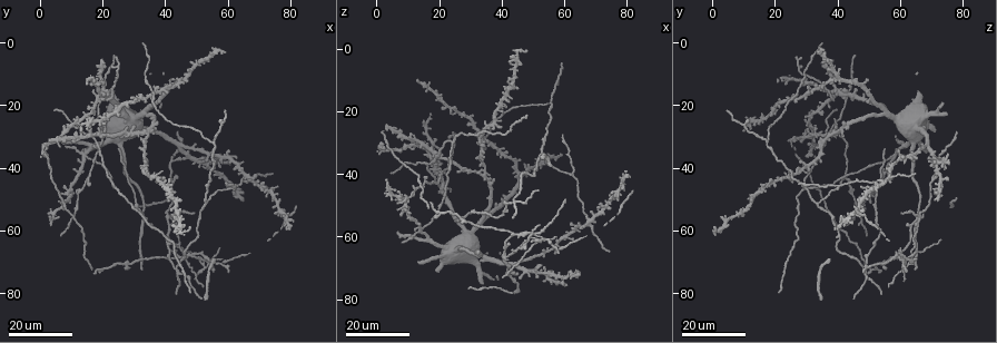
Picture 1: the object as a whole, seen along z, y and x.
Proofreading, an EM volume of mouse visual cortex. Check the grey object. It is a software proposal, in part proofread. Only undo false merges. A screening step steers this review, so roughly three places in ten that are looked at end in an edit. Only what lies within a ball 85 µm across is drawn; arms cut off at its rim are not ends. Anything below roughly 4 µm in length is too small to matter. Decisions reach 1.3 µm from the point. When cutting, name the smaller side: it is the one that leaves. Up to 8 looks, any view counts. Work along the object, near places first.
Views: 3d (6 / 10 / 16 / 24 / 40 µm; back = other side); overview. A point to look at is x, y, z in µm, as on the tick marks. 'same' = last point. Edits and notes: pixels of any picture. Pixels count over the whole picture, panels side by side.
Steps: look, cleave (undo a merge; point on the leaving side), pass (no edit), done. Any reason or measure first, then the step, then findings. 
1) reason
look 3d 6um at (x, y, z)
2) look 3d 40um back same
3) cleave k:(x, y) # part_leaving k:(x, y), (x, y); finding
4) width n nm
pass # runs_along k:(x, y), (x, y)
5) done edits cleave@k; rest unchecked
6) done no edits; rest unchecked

arms part here
look 3d 24um at (56, 31, 18)

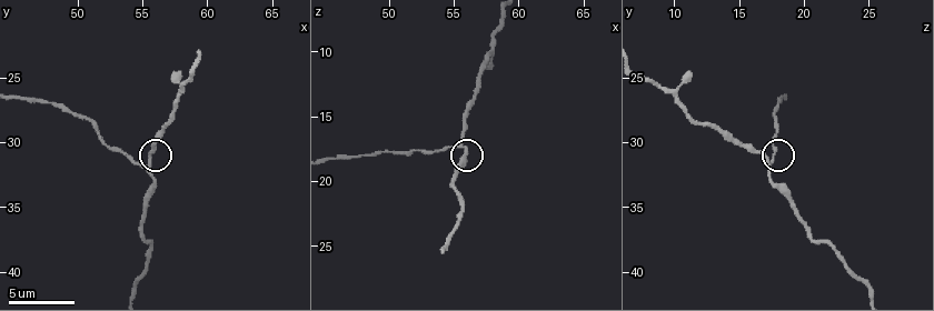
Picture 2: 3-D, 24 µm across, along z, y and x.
look 3d 6um at (55.2, 32.0, 17.2)

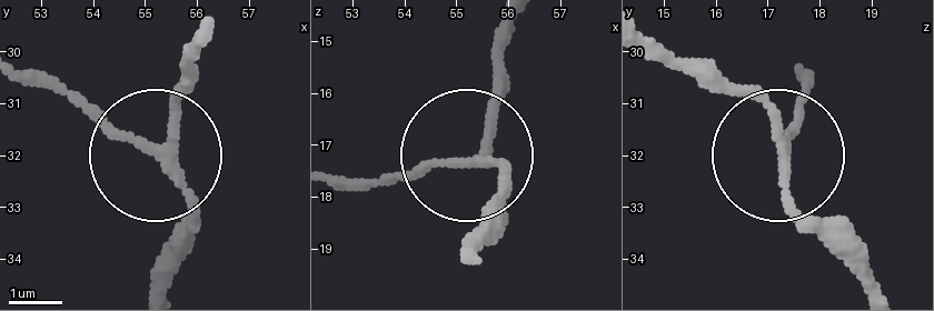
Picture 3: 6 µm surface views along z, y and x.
side_arm 19 um
pass # runs_along 3:(877, 288), (793, 194), (771, 116), (714, 67); continuous, no second neuron

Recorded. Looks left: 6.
thin arm on a thick one
look 3d 16um at (68, 43, 56)

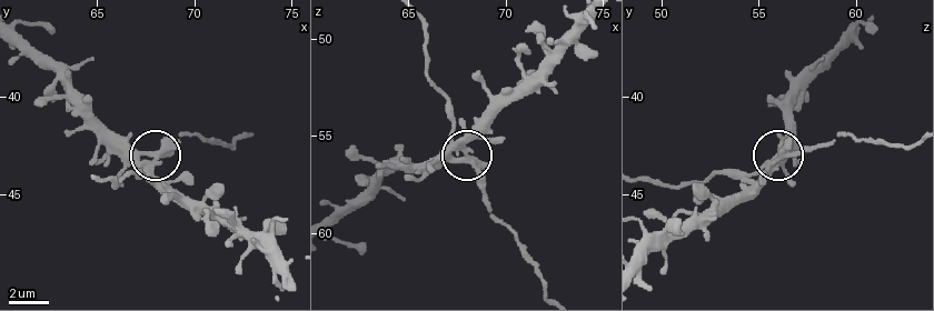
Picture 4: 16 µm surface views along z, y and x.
closer look
look 3d 6um at (68.4, 43.0, 56.1)

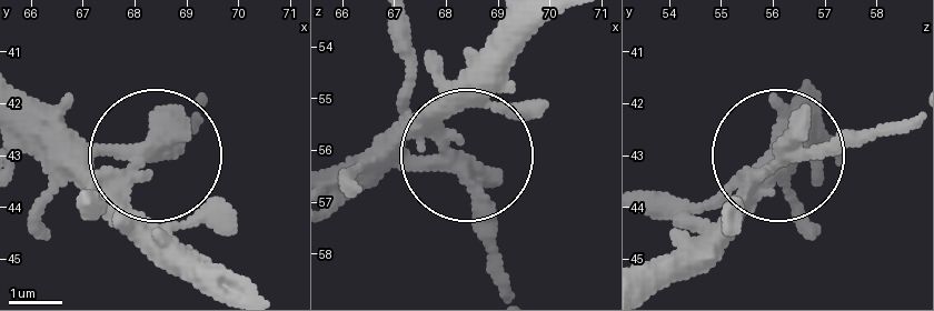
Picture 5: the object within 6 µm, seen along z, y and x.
width 320 nm
pass # continuous, no second neuron

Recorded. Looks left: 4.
two arms in line, one across
look 3d 16um at (63, 45, 41)

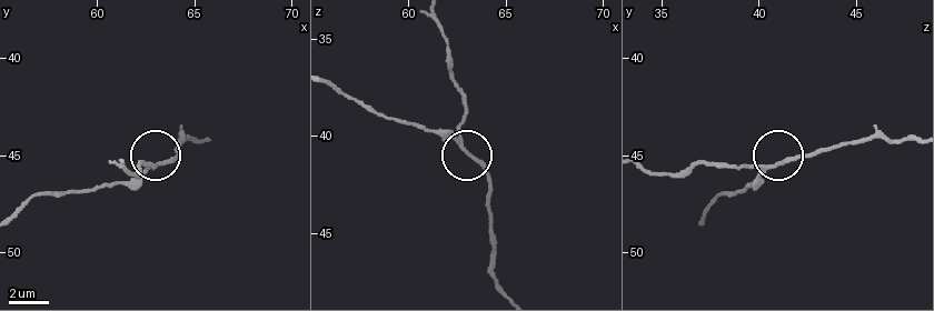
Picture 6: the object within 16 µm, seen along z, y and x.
look 3d 6um at (62.3, 45.9, 40.0)

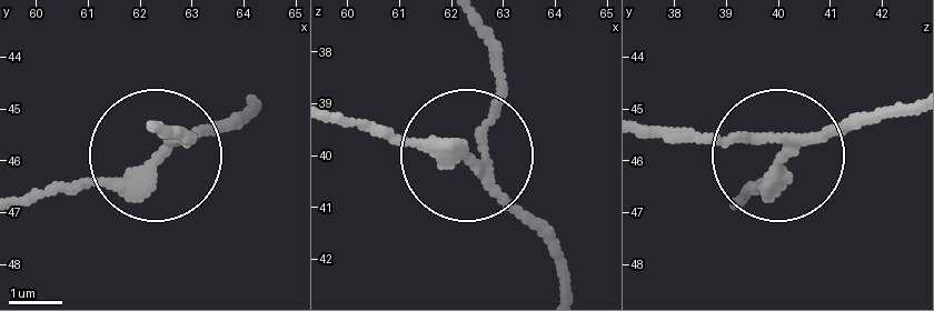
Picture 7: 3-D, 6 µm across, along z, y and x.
arms 3
cleave 7:(187, 148) # part_leaving 7:(488, 173), (502, 59), (479, 19); a second neuron is stuck on

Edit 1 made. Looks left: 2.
done edits cleave@7; rest unchecked

